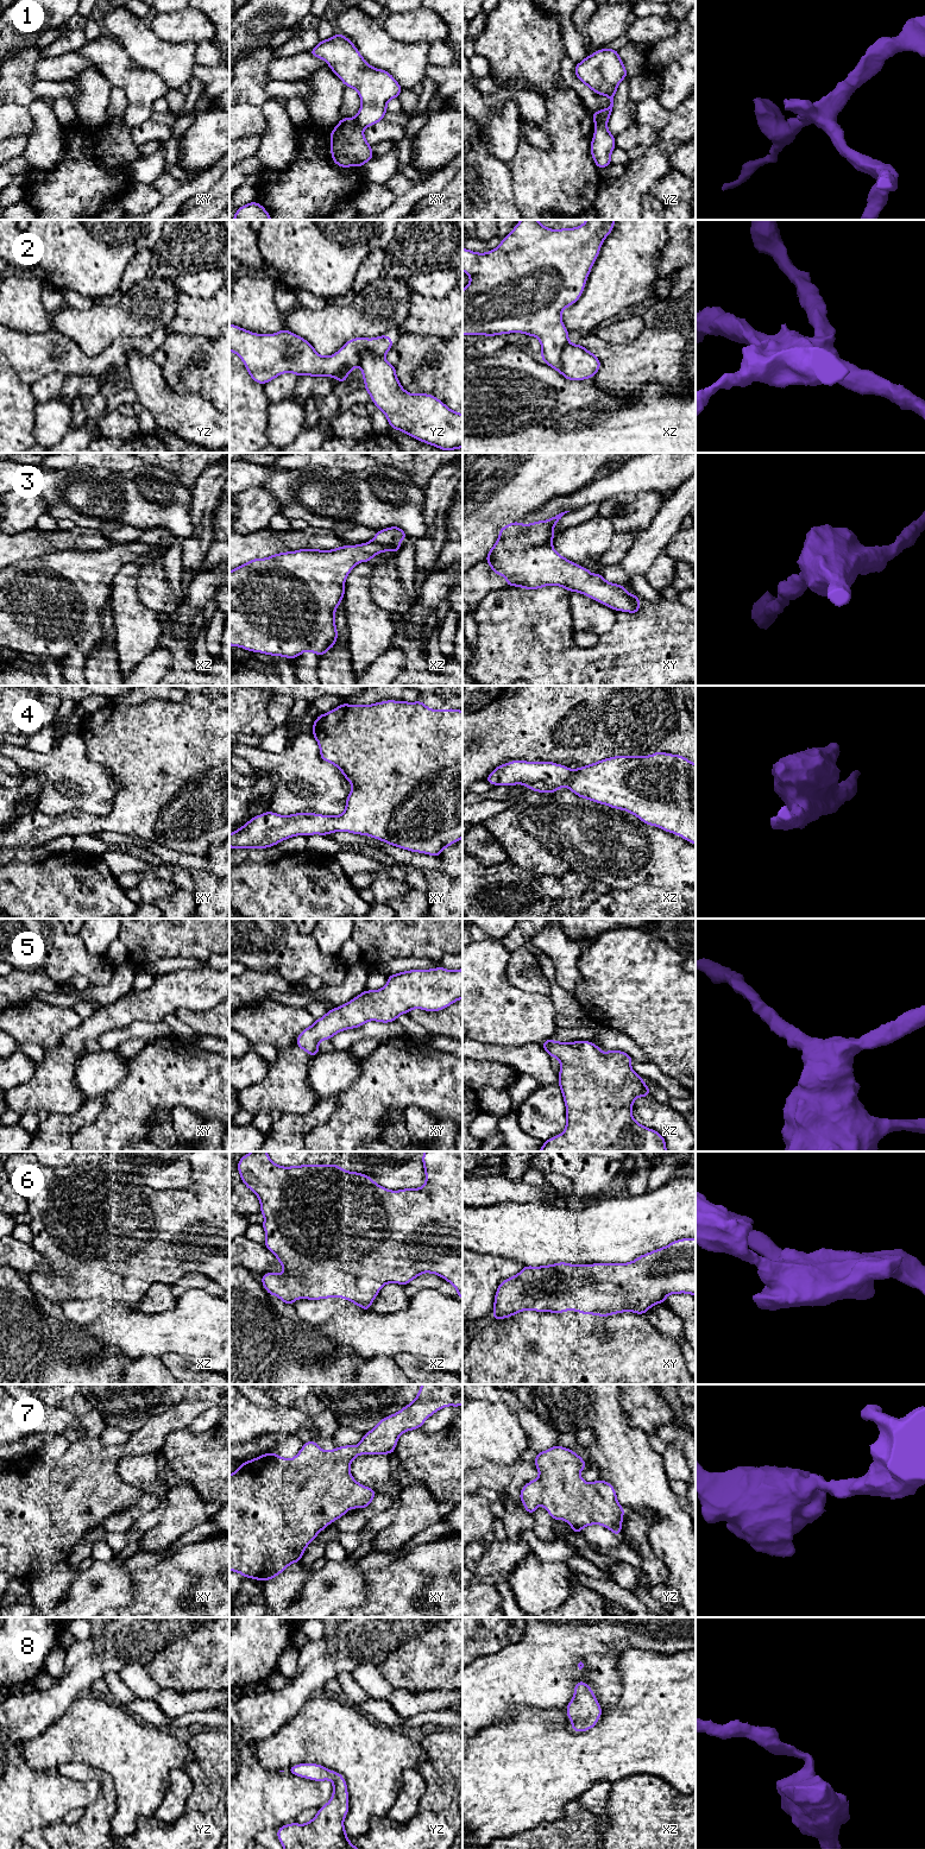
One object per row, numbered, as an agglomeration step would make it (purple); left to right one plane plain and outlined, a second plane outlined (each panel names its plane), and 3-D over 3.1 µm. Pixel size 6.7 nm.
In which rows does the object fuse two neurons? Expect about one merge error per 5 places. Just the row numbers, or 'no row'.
1, 2

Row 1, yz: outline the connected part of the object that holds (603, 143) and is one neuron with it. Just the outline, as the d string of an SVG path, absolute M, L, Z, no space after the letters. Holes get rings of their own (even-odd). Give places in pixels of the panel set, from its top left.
M608 121L594 125L594 135L591 140L591 156L598 169L611 164L611 152L615 147L615 135L608 130Z

